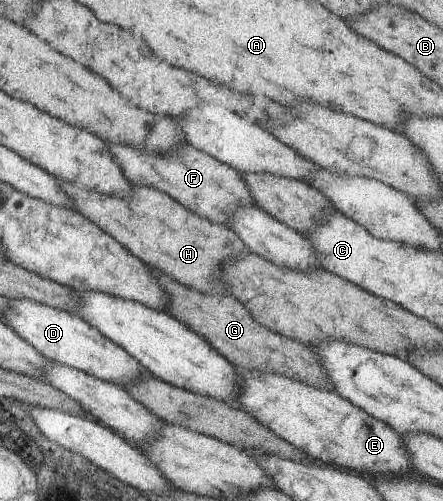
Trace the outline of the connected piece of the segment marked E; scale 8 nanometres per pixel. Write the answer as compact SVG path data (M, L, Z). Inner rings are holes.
M238 369L241 372L239 408L255 416L261 424L269 426L273 432L303 450L311 459L371 477L398 476L400 472L406 475L404 472L412 471L403 435L340 397L337 391L307 386L303 382L285 378L285 375L257 375Z

